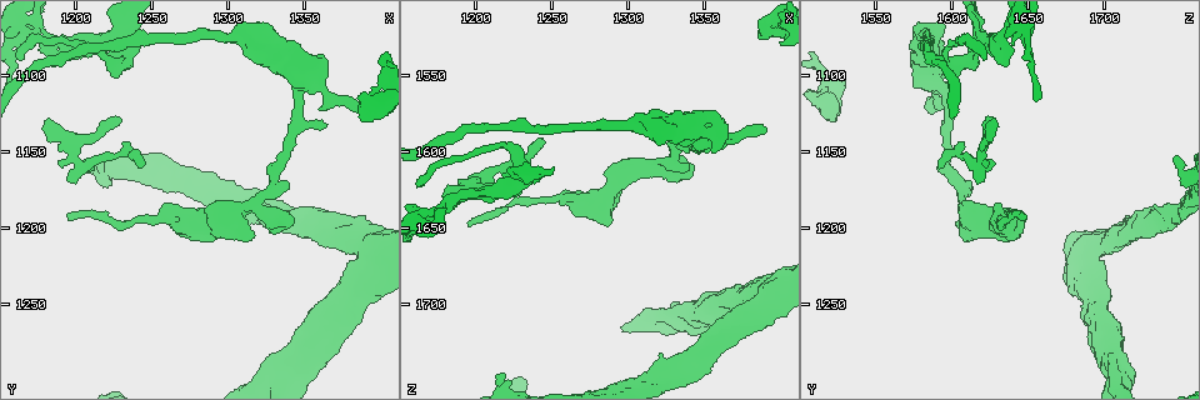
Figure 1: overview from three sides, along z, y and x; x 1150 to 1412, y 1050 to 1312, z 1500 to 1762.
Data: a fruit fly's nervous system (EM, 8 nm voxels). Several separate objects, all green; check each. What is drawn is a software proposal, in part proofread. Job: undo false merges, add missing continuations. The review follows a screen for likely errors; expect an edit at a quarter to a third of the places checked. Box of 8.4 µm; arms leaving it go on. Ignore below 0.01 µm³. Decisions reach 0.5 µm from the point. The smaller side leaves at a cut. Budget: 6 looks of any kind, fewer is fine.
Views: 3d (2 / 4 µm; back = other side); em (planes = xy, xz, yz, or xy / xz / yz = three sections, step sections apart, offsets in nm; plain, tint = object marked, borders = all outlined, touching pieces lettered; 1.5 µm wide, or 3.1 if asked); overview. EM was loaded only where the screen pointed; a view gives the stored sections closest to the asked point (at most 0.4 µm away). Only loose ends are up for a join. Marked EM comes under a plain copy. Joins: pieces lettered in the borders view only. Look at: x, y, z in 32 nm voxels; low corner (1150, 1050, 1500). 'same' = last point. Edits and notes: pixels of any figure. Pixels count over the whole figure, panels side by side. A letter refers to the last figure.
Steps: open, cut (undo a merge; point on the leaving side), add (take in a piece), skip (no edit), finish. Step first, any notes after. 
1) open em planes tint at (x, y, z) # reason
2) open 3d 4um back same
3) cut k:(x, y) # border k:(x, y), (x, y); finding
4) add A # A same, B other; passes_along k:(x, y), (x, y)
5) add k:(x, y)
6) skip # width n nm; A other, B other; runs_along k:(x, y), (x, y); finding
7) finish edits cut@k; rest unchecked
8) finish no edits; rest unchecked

open em xy step 4 borders at (1250, 1194, 1632) # thick turns thin

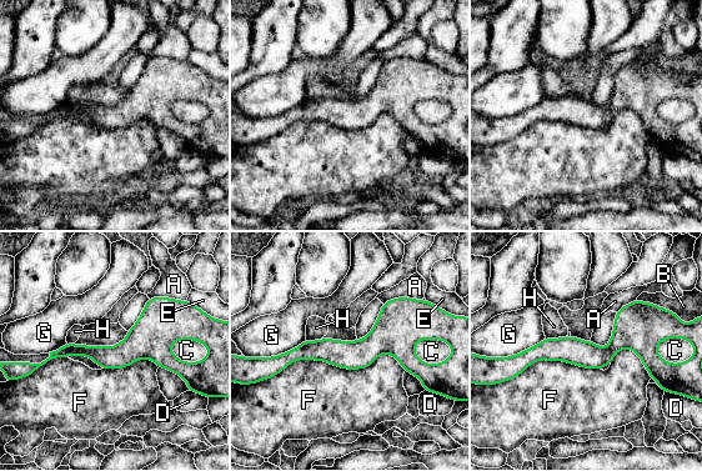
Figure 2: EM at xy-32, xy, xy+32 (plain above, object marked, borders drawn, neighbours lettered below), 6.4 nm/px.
skip # longest_contact F 900 nm; A other, B other, C other, D other, E other, F other, G other, H other; border 2:(406, 370), (381, 354), (267, 379); continuous, no second neuron

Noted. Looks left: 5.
open em planes borders at (1318, 1182, 1608) # calibre changes

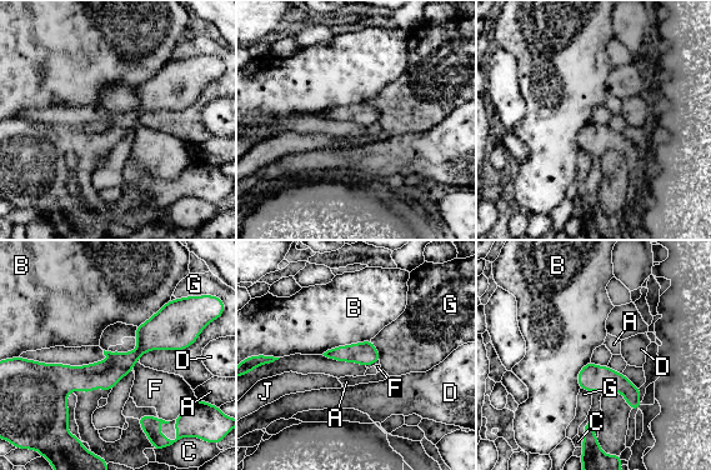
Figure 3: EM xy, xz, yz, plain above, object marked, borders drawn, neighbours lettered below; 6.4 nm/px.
skip # A other, B other, C other, D other, F other, G other, J other; runs_along 3:(189, 341), (149, 340), (101, 375), (41, 366); one neuron here

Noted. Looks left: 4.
open em planes borders at (1228, 1128, 1628) # an open end

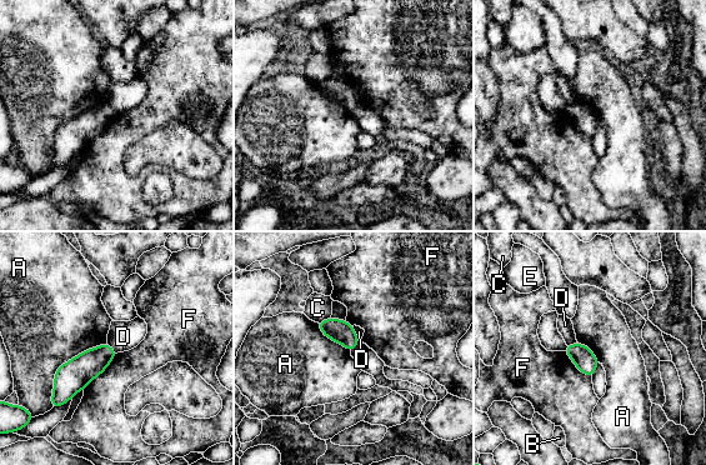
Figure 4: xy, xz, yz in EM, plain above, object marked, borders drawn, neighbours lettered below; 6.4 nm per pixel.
skip # A other, B other, C other, D other, E other, F other; no lettered piece goes on from it

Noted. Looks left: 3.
finish no edits; rest unchecked

